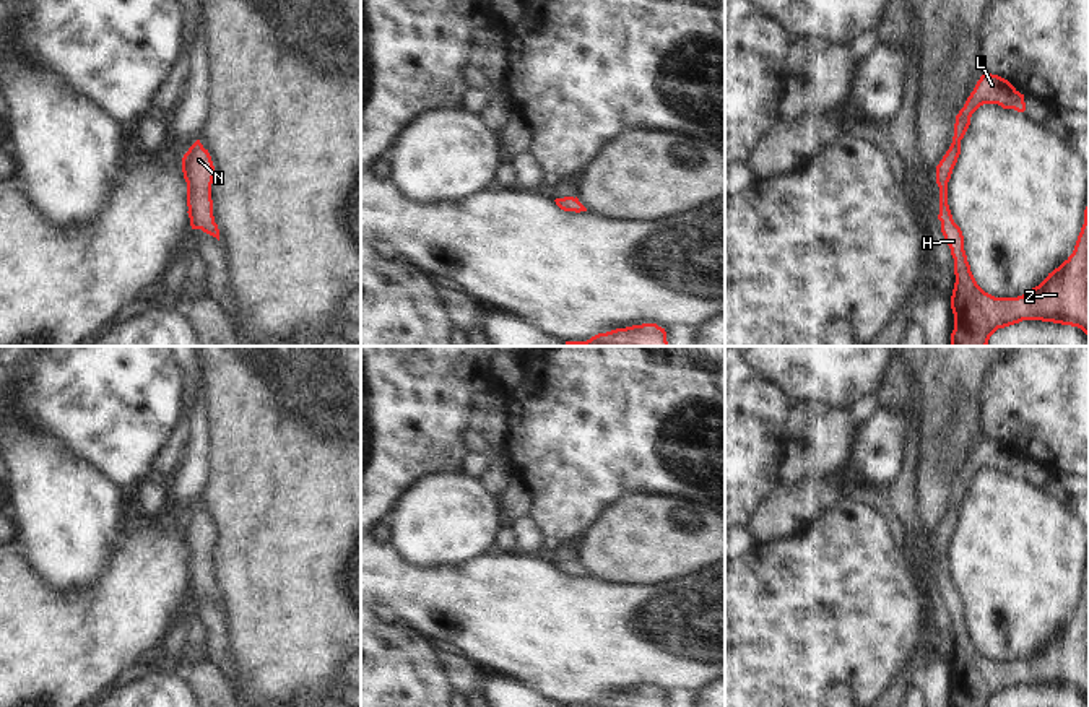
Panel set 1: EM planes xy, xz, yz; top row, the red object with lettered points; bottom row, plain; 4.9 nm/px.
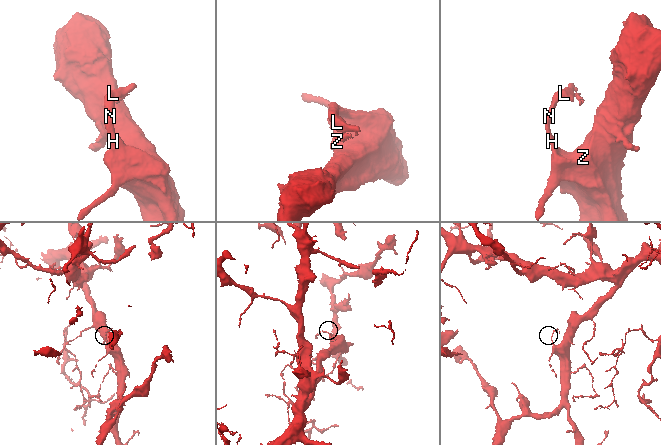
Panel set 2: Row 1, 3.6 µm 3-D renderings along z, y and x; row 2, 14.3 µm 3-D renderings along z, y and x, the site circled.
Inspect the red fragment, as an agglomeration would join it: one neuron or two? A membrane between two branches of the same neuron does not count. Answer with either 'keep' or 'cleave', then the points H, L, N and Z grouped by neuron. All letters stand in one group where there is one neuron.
keep; groups H L N Z

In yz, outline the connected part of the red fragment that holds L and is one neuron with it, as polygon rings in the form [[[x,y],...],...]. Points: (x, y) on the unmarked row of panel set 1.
[[[983,437],[956,479],[949,514],[936,530],[941,596],[954,622],[956,647],[951,660],[954,694],[951,707],[988,707],[998,694],[1022,684],[1042,684],[1081,692],[1089,700],[1089,557],[1084,588],[1073,618],[1030,655],[1017,661],[995,661],[975,645],[964,614],[964,600],[948,569],[948,546],[961,518],[972,478],[983,468],[1026,475],[1024,458],[1008,444]]]

